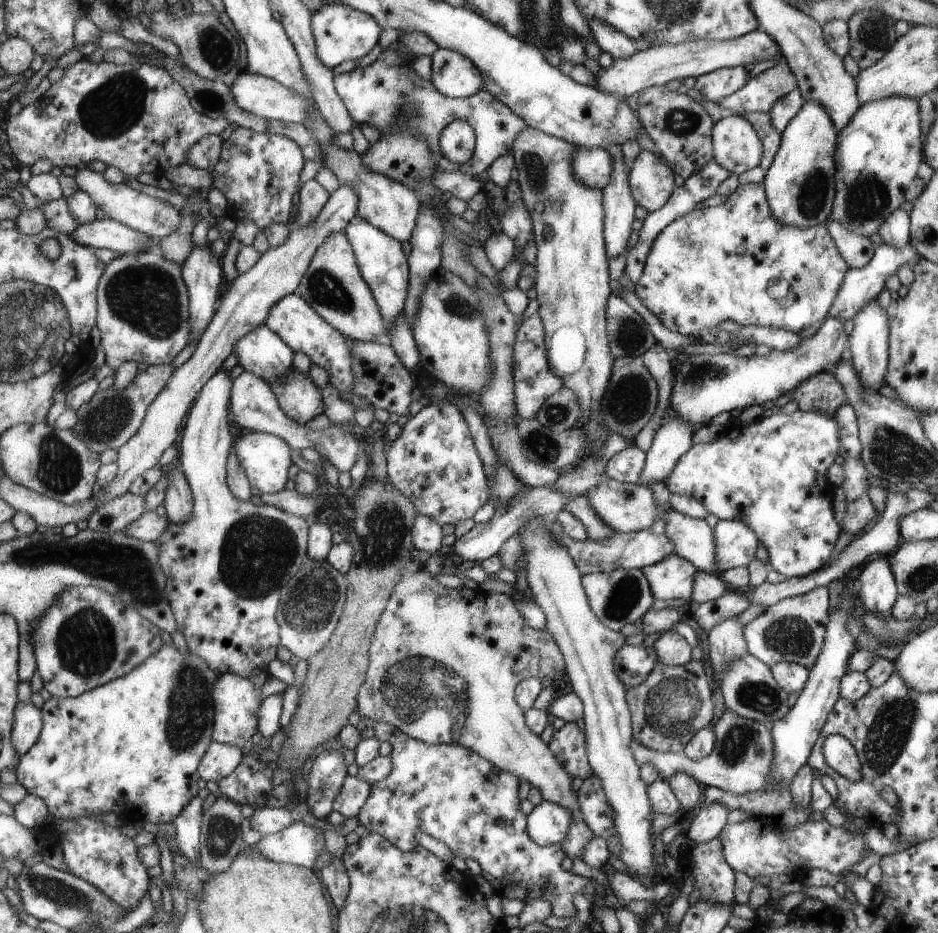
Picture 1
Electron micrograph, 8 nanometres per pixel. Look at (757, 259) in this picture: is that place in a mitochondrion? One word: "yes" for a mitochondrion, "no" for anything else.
no

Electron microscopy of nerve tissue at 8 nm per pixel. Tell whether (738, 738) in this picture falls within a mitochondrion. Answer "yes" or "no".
yes

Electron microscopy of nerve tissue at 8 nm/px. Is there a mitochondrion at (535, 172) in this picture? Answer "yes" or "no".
yes

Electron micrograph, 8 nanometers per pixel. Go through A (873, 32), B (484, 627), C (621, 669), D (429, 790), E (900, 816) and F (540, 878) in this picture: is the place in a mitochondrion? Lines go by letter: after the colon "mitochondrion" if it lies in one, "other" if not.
A: mitochondrion
B: other
C: other
D: other
E: other
F: other

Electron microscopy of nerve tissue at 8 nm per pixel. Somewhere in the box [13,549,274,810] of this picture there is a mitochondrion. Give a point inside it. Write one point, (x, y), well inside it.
(85, 642)

